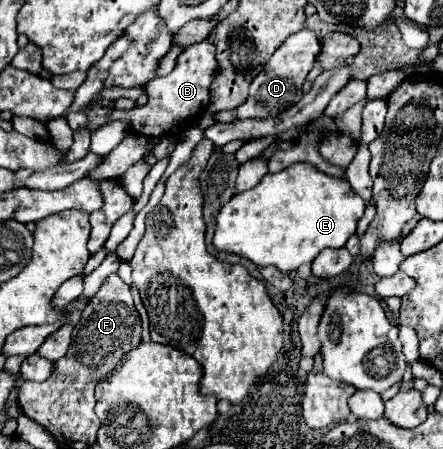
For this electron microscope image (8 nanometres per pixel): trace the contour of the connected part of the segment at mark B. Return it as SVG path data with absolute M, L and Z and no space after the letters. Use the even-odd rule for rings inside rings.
M209 40L185 48L177 58L173 72L169 72L167 76L157 76L147 84L145 90L149 102L145 106L135 106L131 110L115 110L109 106L109 122L123 120L129 124L131 130L143 130L143 136L147 138L161 138L165 134L173 134L175 128L183 128L187 122L207 110L209 86L215 76L215 68L219 68L219 62L215 60L215 46Z

